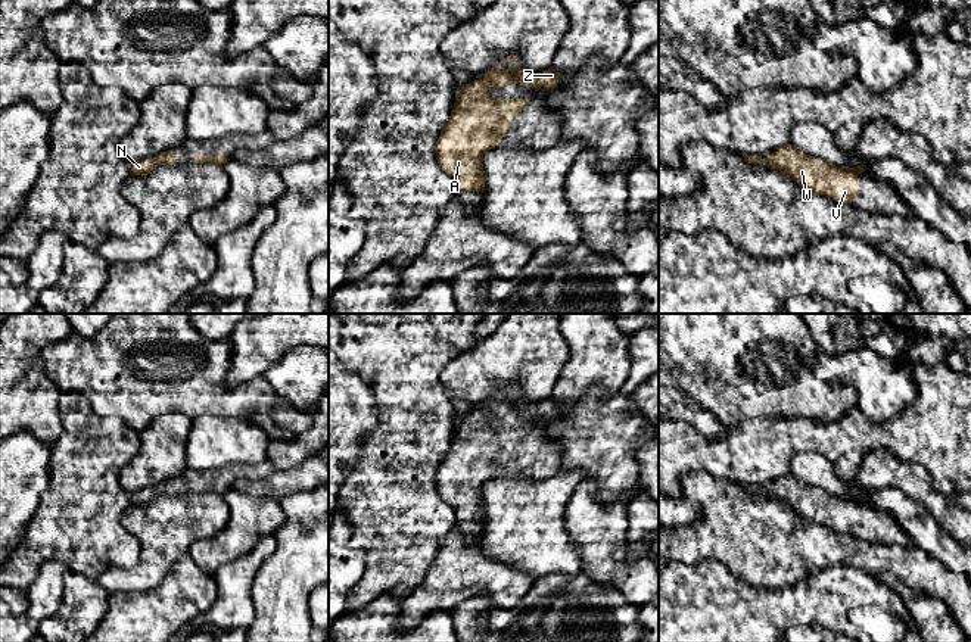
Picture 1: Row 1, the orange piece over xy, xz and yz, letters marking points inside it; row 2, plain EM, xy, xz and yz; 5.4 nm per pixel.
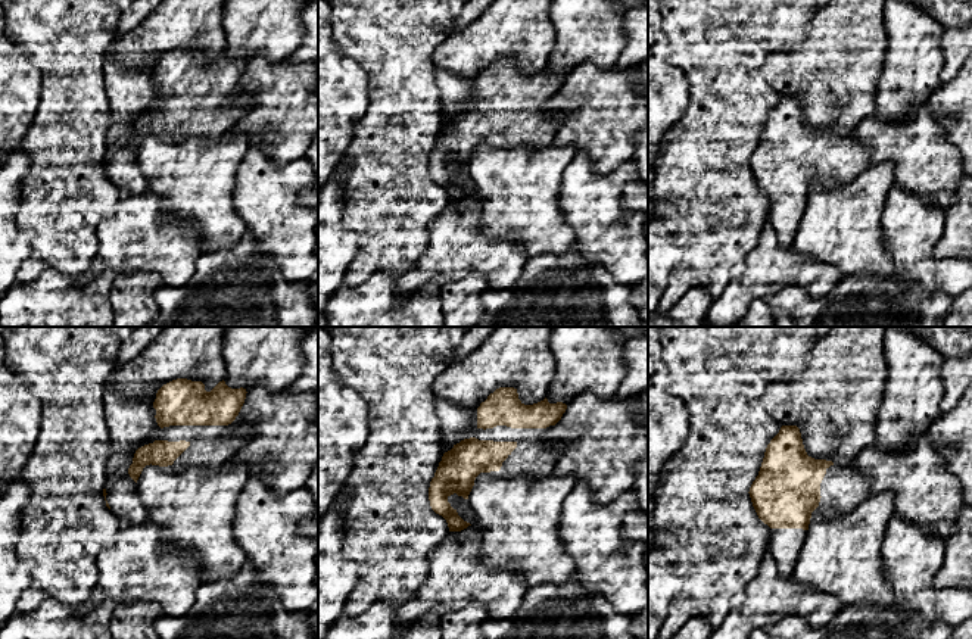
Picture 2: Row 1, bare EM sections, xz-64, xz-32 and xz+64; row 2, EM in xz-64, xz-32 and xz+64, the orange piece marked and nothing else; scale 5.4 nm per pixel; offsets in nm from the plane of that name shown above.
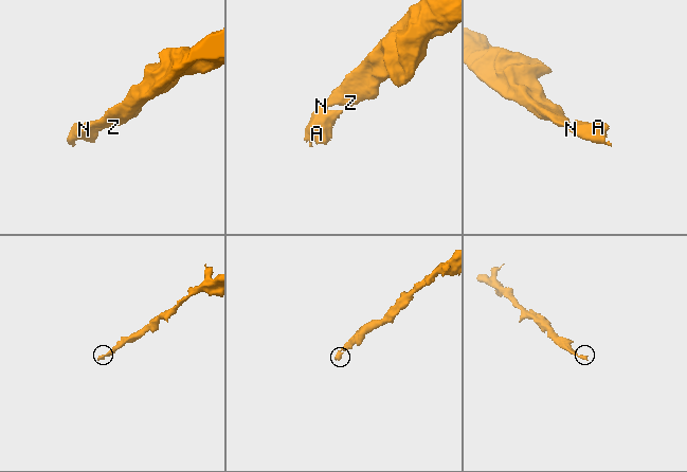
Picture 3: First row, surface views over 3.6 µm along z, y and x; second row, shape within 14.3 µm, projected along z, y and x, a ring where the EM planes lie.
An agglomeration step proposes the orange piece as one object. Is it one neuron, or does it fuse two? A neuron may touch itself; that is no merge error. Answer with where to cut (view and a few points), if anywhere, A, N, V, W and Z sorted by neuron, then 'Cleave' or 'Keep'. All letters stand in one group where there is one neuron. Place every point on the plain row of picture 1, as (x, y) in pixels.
No split. Groups: A N V W Z. Keep

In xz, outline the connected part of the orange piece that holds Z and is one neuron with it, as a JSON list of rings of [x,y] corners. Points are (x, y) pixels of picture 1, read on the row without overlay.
[[[492,398],[455,424],[449,451],[436,471],[436,489],[460,521],[485,523],[483,484],[501,473],[501,465],[526,436],[527,428],[492,428],[489,417],[519,412],[529,417],[557,417],[561,403],[554,398],[532,402],[523,398]]]

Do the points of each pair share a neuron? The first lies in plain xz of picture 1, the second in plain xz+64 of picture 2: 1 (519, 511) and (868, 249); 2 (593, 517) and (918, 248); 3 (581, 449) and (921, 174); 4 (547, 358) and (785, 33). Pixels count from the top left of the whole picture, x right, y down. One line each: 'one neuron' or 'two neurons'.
1: one neuron
2: one neuron
3: one neuron
4: two neurons

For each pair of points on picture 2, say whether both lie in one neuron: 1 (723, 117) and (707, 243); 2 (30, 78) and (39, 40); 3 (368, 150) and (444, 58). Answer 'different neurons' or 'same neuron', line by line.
1: same neuron
2: different neurons
3: different neurons

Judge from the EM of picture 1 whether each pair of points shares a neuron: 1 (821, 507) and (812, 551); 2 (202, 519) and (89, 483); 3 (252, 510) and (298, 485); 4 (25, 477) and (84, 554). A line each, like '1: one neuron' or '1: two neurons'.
1: two neurons
2: two neurons
3: two neurons
4: two neurons

